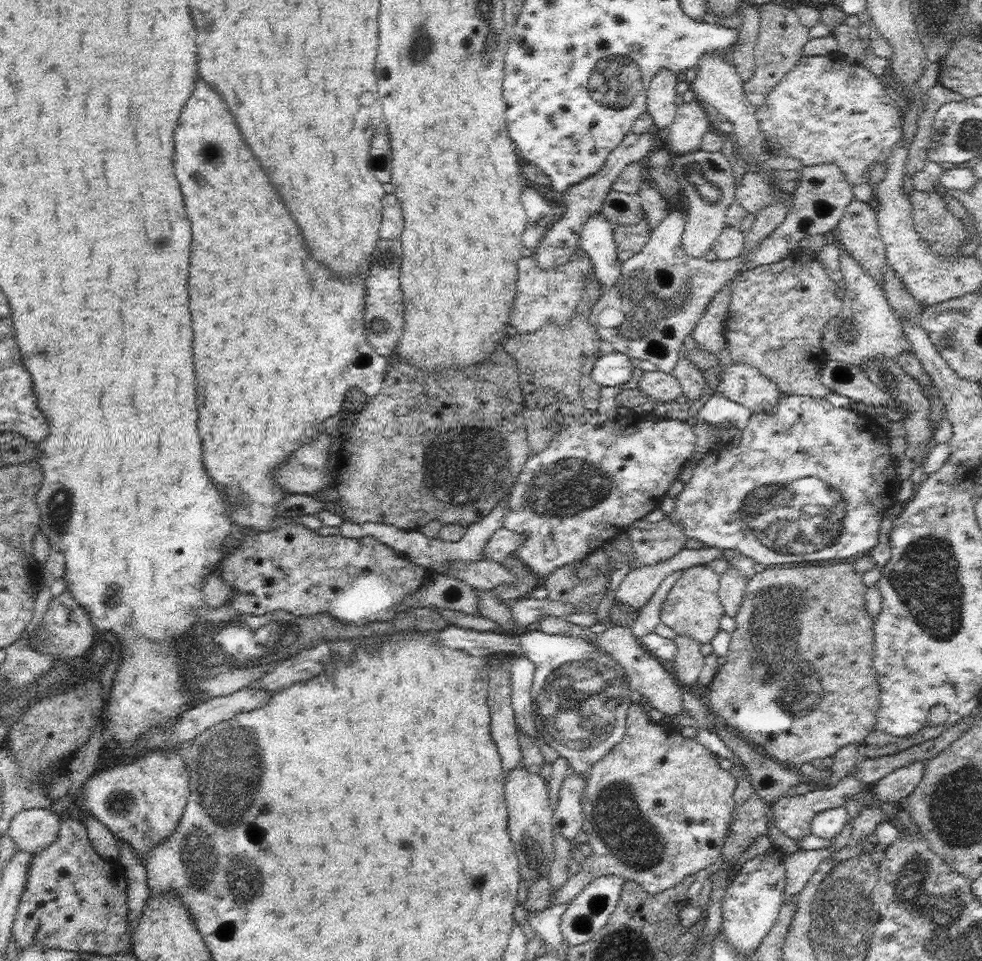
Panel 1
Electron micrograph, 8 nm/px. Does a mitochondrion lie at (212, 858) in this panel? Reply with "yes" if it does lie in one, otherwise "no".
yes

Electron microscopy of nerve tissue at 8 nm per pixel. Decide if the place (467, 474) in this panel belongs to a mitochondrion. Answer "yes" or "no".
yes

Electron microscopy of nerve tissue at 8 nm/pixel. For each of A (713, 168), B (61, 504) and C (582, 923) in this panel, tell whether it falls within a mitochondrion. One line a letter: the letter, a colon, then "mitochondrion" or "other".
A: mitochondrion
B: mitochondrion
C: mitochondrion

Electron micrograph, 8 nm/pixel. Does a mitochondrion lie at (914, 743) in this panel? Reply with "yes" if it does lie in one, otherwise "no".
no

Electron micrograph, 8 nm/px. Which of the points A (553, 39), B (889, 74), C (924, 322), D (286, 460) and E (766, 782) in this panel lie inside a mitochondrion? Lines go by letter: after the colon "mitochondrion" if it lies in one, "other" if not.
A: other
B: other
C: other
D: other
E: other

